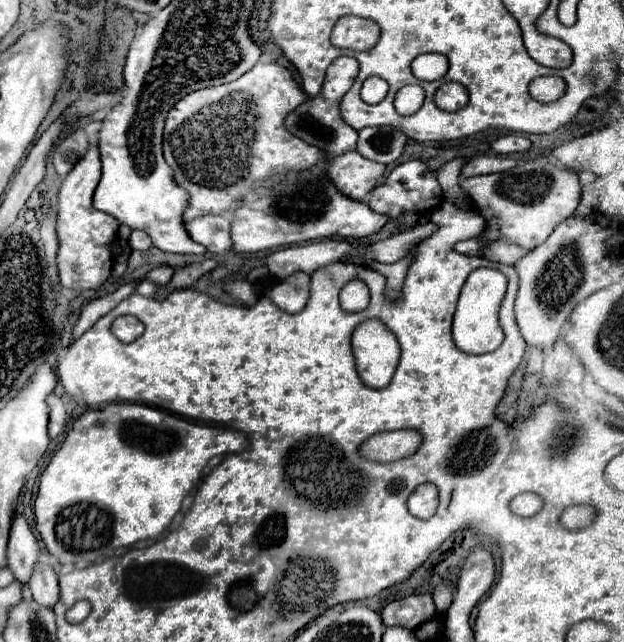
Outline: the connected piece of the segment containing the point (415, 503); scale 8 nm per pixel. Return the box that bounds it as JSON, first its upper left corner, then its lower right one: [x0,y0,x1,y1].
[409,485,437,519]

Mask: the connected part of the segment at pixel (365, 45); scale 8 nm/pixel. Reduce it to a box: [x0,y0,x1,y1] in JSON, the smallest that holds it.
[331,15,379,51]

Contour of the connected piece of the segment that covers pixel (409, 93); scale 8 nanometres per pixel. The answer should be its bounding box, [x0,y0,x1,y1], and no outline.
[395,89,423,115]

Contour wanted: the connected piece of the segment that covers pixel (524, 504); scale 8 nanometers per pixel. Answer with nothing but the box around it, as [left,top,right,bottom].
[509,493,541,517]

